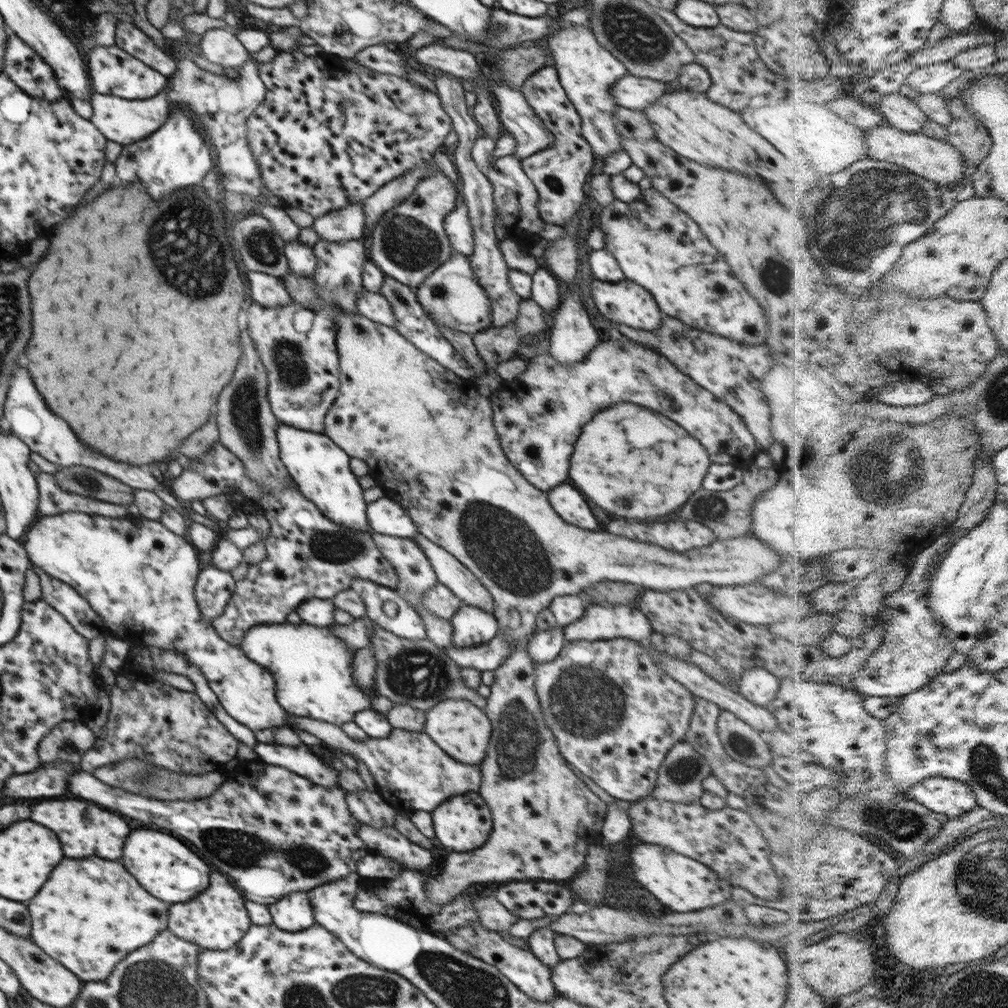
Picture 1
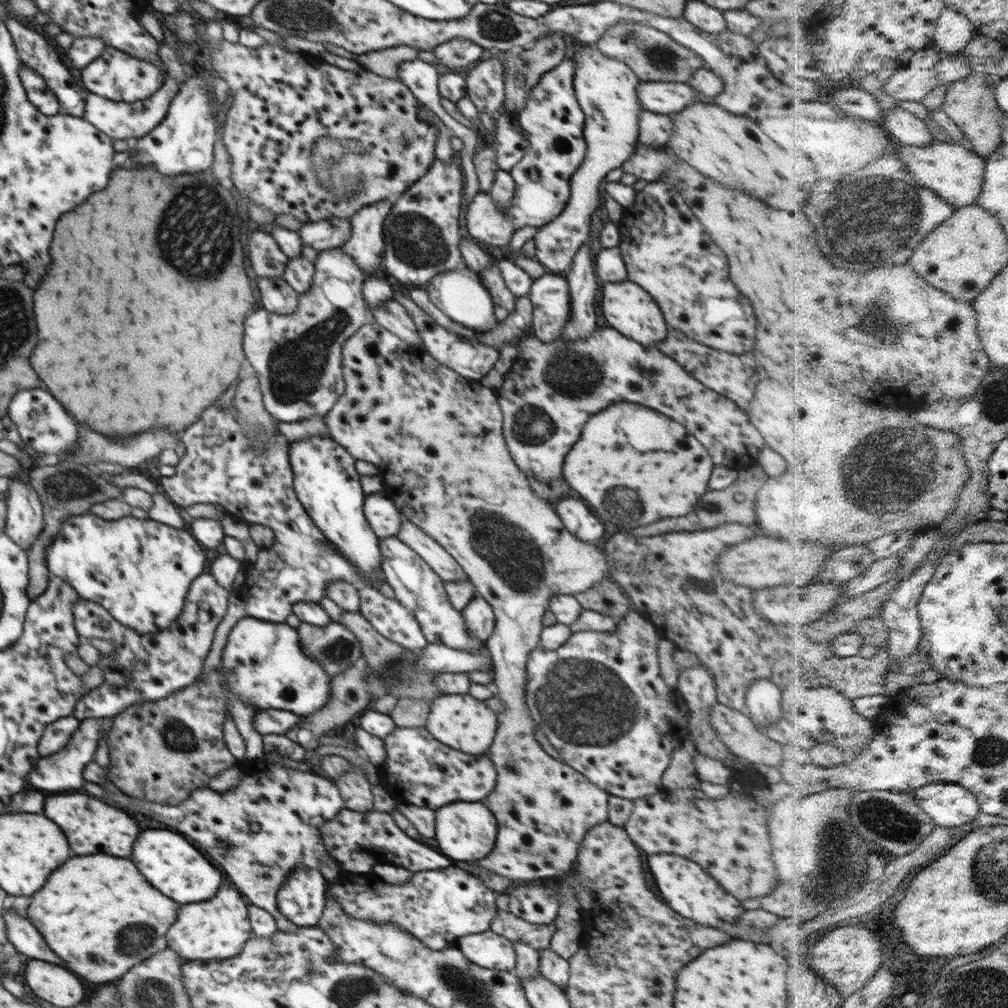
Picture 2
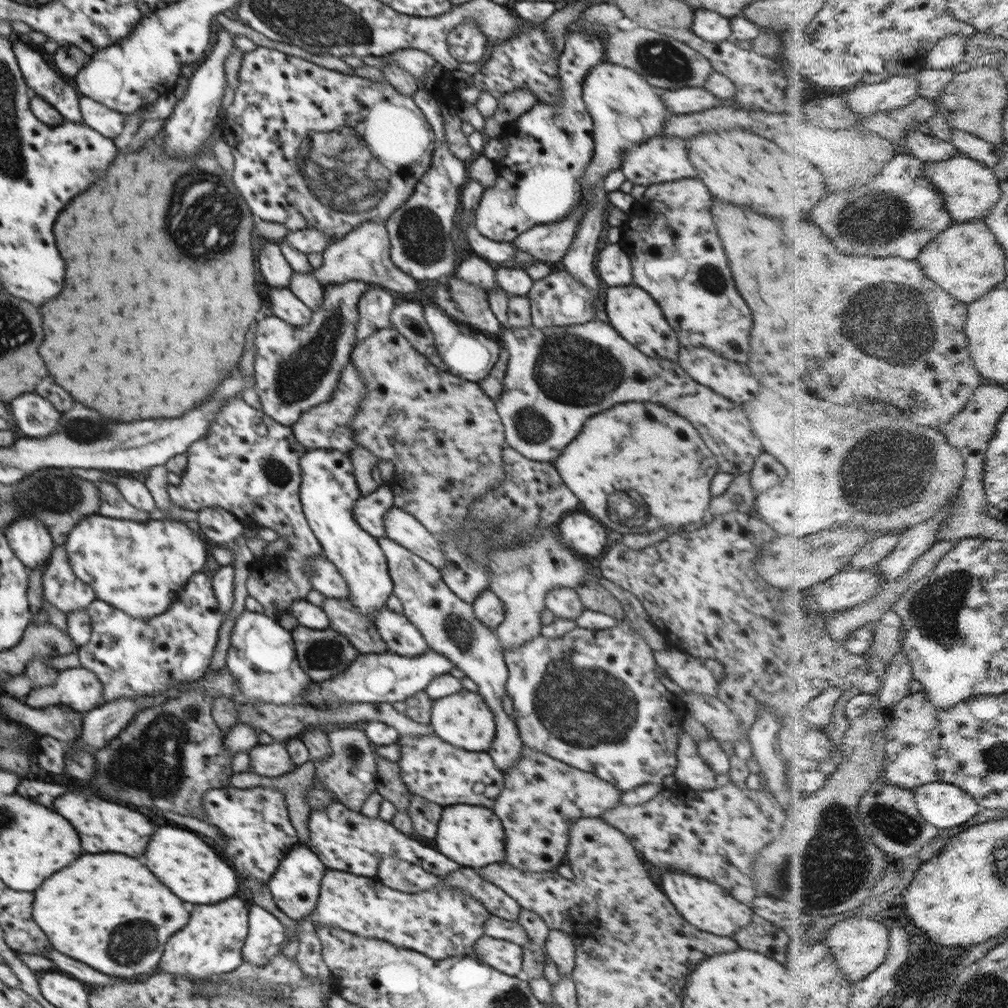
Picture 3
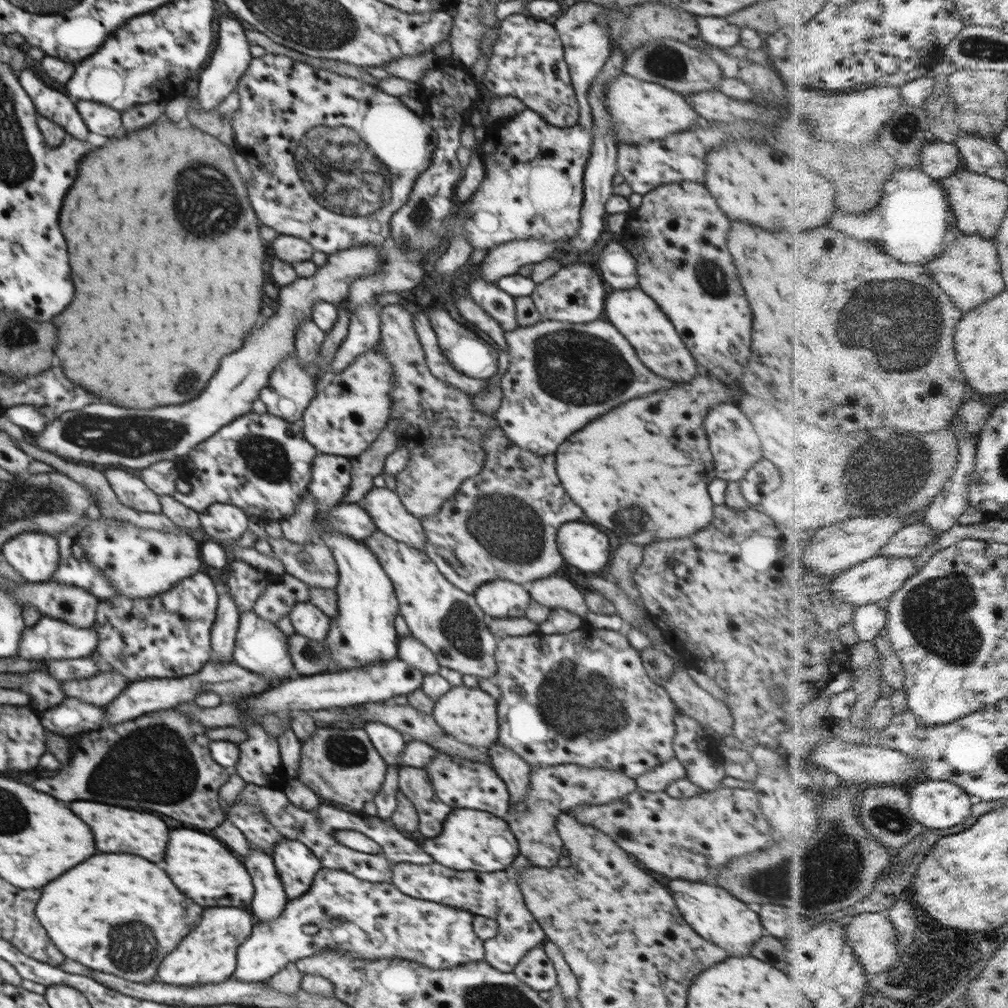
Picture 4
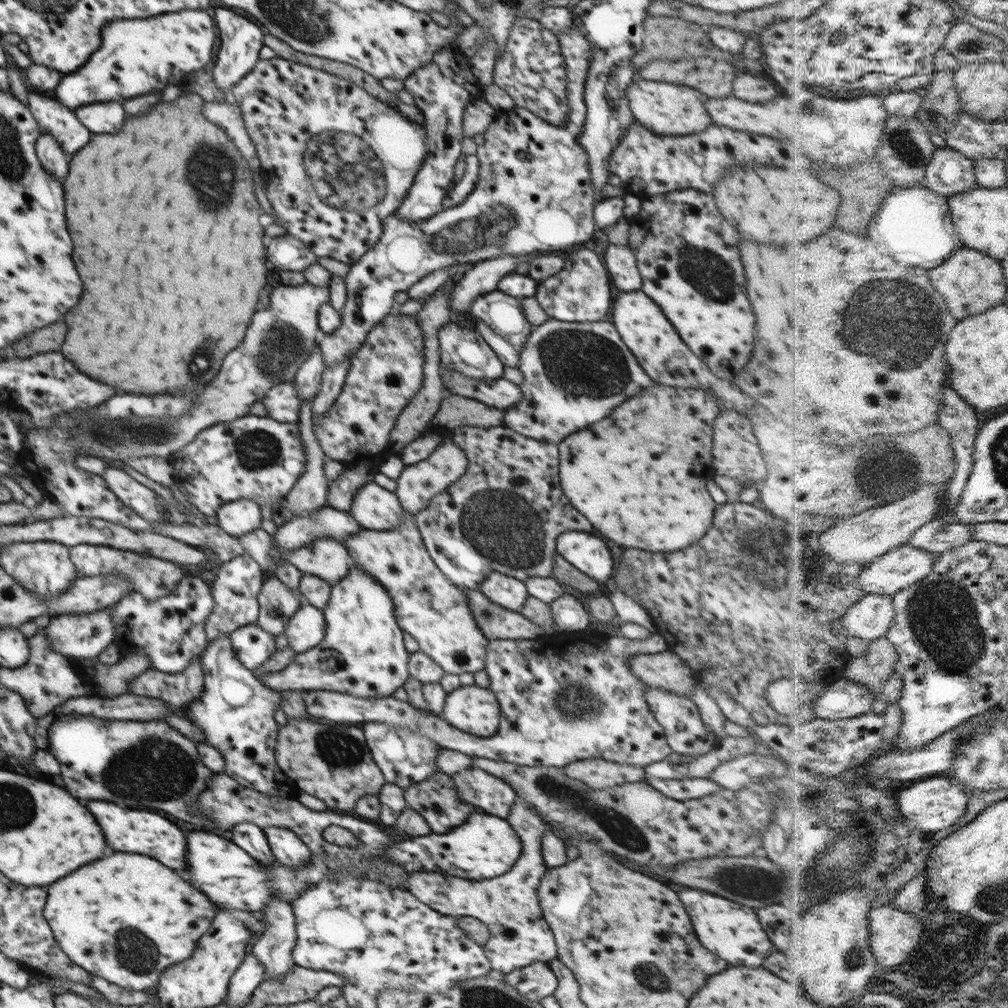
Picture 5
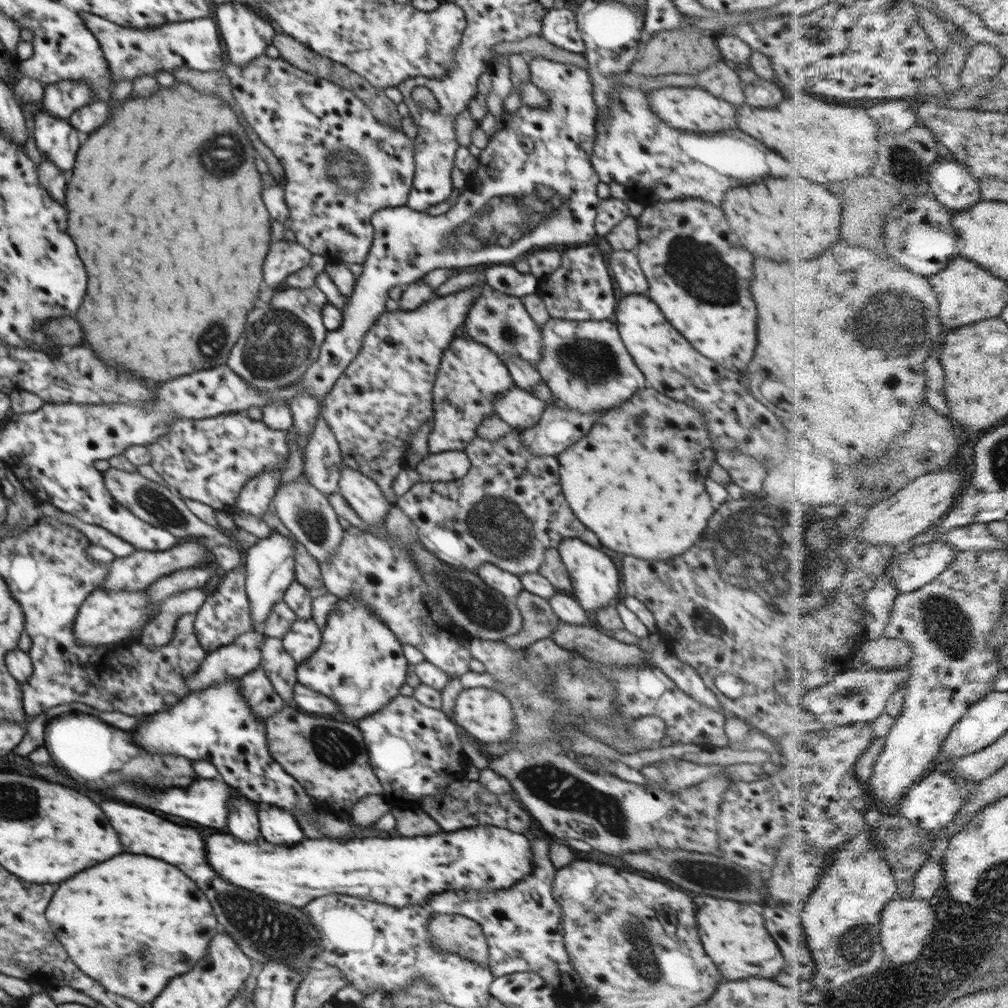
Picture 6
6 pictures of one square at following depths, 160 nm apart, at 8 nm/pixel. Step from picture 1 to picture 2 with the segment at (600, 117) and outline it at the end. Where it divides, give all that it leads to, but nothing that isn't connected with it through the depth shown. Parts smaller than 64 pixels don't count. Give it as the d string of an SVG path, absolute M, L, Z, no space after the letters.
M570 41L569 54L575 60L572 87L574 87L578 104L585 114L583 135L587 152L584 162L571 176L571 195L564 210L552 222L539 227L533 236L535 244L534 259L543 264L548 272L555 274L564 274L570 268L573 256L588 240L590 224L592 224L590 218L592 218L592 212L600 204L600 184L602 184L602 180L611 170L620 168L637 150L640 130L639 118L641 117L641 110L643 110L642 103L637 97L637 88L642 81L637 79L636 74L626 64L604 56L595 48L594 44L580 44Z

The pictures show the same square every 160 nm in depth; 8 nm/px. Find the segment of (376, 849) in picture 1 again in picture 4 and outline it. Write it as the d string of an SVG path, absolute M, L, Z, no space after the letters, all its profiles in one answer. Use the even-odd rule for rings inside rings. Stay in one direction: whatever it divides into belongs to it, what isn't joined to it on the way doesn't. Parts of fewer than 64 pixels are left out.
M247 784L244 789L239 793L238 799L241 800L247 806L255 806L258 810L261 810L267 821L272 826L276 827L278 832L290 840L300 841L310 849L323 867L334 870L344 870L350 874L353 874L356 878L360 878L368 882L391 882L393 878L393 866L399 862L408 862L417 865L427 865L435 862L433 858L414 840L402 835L402 832L394 827L390 826L386 819L381 819L378 816L371 817L361 813L355 813L351 811L343 810L340 806L335 804L317 806L314 810L307 811L294 806L288 797L282 792L282 790L274 790L266 786L258 786L254 784ZM337 830L355 830L365 834L369 839L374 840L381 846L381 851L376 853L365 853L352 850L343 844L340 844L334 837L333 832Z

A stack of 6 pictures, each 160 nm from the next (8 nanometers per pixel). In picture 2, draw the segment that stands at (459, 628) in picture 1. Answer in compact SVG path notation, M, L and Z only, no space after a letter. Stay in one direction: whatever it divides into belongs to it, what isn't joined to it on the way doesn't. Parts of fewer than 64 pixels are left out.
M482 596L473 598L462 610L462 618L468 634L480 641L487 641L495 628L495 614Z

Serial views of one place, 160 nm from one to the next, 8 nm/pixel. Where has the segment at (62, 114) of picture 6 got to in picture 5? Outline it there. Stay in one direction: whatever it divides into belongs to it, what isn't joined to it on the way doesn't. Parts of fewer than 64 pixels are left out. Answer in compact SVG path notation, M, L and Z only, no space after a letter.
M206 9L182 10L146 19L108 22L102 28L101 46L86 61L86 65L74 73L64 75L54 88L54 96L56 100L74 110L80 105L140 96L140 92L154 92L154 90L162 92L166 85L183 85L185 77L190 72L210 66L212 54L218 54L218 26L214 26L214 18L206 12Z

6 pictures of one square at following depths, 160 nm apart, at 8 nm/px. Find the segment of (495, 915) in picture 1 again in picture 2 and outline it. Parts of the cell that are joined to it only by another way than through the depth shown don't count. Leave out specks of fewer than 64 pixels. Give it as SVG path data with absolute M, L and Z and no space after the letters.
M497 909L497 915L491 922L490 930L508 938L512 942L521 942L539 951L549 948L554 934L555 923L536 924L514 916L510 911Z

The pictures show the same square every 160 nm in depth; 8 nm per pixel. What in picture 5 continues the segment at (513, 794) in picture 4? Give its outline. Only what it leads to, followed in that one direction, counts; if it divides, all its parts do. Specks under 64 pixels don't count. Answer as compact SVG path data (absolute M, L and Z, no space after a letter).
M517 796L506 820L522 841L522 854L515 865L502 876L466 882L445 872L417 872L409 878L408 890L420 902L446 916L472 917L486 923L490 938L483 946L492 973L503 976L530 963L549 964L557 958L557 944L552 929L544 919L538 887L549 867L542 856L541 840L550 826L529 802Z

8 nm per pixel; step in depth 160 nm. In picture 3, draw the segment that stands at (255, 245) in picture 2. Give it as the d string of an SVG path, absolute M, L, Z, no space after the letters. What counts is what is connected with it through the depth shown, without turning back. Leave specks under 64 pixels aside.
M268 243L258 254L260 272L266 278L266 284L272 287L287 288L293 275L293 270L286 257L282 254L281 248L275 243Z

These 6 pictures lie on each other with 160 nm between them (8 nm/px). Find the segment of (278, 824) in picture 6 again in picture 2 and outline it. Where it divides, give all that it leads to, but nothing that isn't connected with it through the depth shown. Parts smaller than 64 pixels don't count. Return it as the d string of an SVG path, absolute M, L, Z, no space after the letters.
M298 865L287 874L278 889L278 910L292 924L314 927L325 909L327 885L318 869Z

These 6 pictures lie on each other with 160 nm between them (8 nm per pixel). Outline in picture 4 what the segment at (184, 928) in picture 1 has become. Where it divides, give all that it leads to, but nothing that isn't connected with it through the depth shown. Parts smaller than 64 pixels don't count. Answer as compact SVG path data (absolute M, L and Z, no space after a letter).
M235 906L204 908L200 924L164 957L155 980L180 987L214 985L230 979L237 966L237 948L252 934L253 926L248 909Z

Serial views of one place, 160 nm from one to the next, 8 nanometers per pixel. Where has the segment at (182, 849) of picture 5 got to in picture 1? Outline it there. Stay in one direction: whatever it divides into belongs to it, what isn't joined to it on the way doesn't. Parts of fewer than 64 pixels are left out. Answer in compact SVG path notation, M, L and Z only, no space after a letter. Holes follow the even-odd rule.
M46 800L32 808L34 822L50 828L62 842L62 850L66 858L86 858L86 856L100 856L116 860L122 856L122 848L126 836L130 834L130 826L124 818L98 808L92 802L84 800ZM88 812L88 816L86 816Z

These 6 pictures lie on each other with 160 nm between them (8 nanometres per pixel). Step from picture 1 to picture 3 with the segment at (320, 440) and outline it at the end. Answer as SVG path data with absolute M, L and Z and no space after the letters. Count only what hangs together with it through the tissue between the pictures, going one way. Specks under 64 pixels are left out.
M307 449L300 457L300 468L300 502L310 530L319 540L326 558L346 579L349 601L374 622L374 616L393 593L393 580L377 538L362 530L354 518L354 505L361 495L350 455L334 449Z

